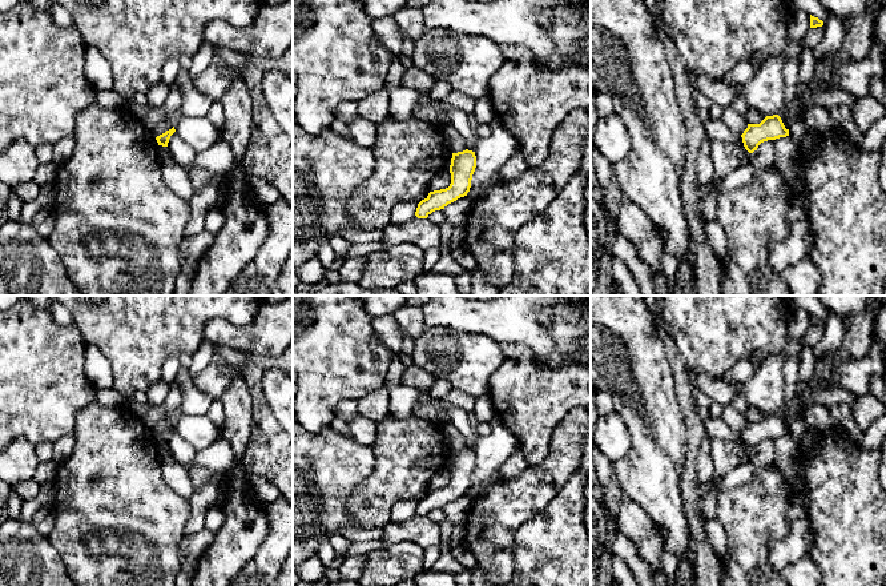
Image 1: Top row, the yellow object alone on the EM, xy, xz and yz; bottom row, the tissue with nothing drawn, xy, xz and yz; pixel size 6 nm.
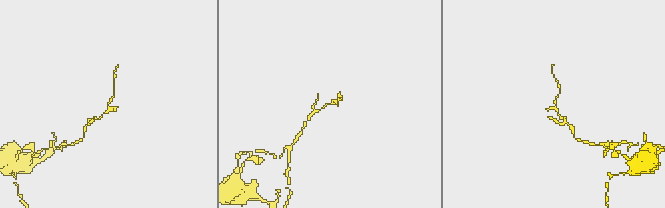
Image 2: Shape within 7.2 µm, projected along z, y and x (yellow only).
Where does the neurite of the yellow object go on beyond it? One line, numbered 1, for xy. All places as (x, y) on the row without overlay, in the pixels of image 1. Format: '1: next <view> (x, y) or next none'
1: next none

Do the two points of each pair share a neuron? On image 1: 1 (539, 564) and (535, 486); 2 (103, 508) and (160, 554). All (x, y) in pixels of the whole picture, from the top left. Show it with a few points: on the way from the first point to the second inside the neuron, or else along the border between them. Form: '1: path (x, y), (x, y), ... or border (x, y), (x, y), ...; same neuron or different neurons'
1: border (559, 493), (514, 536); different neurons
2: path (117, 522), (145, 550); same neuron

